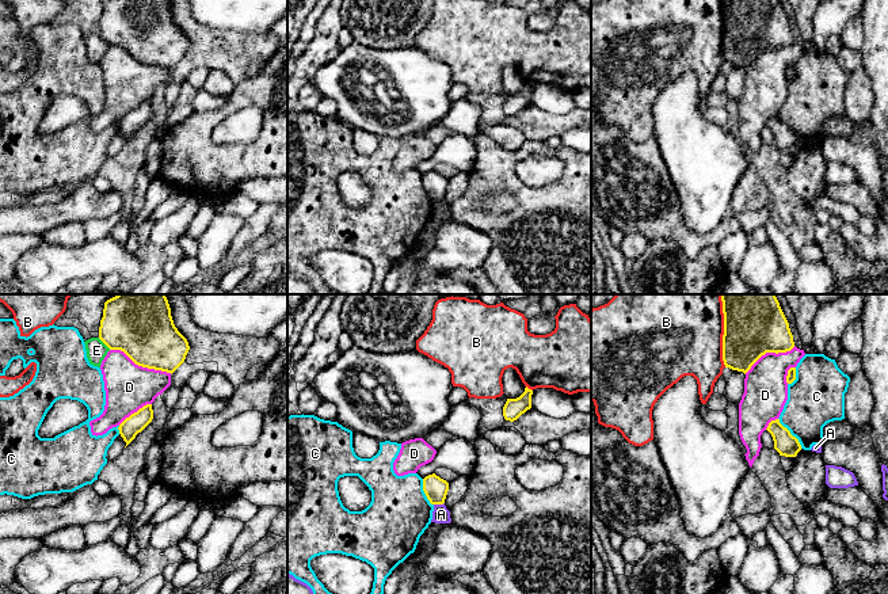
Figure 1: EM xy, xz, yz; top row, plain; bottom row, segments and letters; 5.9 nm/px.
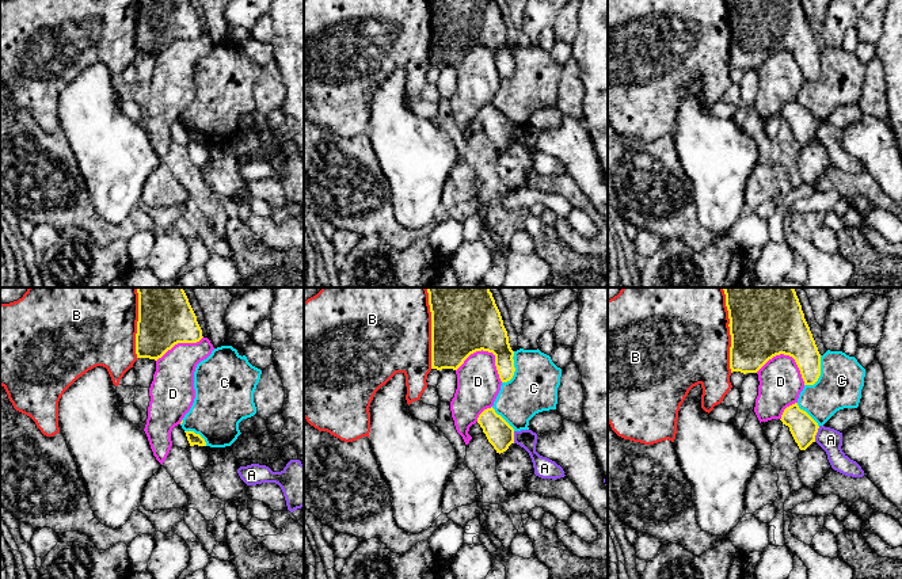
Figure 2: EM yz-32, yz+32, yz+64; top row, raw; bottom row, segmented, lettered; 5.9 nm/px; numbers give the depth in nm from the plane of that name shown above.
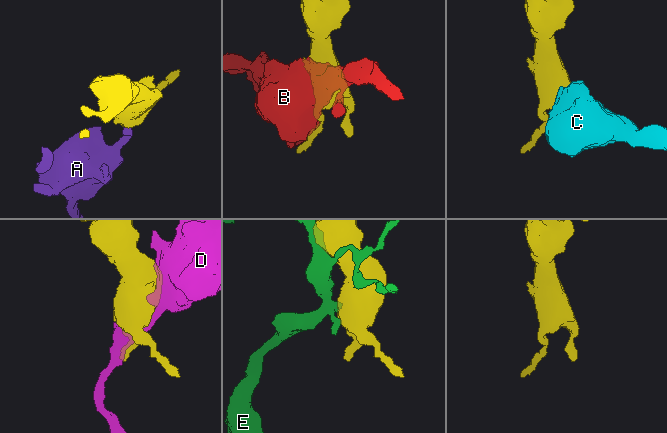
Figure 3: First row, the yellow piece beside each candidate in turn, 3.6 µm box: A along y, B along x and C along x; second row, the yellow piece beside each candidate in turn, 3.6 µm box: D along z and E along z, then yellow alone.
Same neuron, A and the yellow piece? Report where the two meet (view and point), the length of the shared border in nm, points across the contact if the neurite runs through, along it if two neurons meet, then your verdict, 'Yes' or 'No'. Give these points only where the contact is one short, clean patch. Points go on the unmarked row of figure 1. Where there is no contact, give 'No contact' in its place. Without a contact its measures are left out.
Touches yellow at xz (438, 200). Shared border 70 nm. Boundary: xz (444, 198), (434, 201). No

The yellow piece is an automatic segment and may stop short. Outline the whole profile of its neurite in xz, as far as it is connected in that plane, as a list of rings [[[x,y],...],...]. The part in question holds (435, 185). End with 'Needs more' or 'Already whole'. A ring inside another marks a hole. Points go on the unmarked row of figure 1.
[[[432,170],[423,175],[423,187],[431,201],[443,201],[449,187],[449,179]]]. Already whole

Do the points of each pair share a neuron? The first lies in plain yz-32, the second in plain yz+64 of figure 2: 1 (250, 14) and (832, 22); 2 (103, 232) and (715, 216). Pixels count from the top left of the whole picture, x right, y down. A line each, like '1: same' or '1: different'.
1: same
2: different

